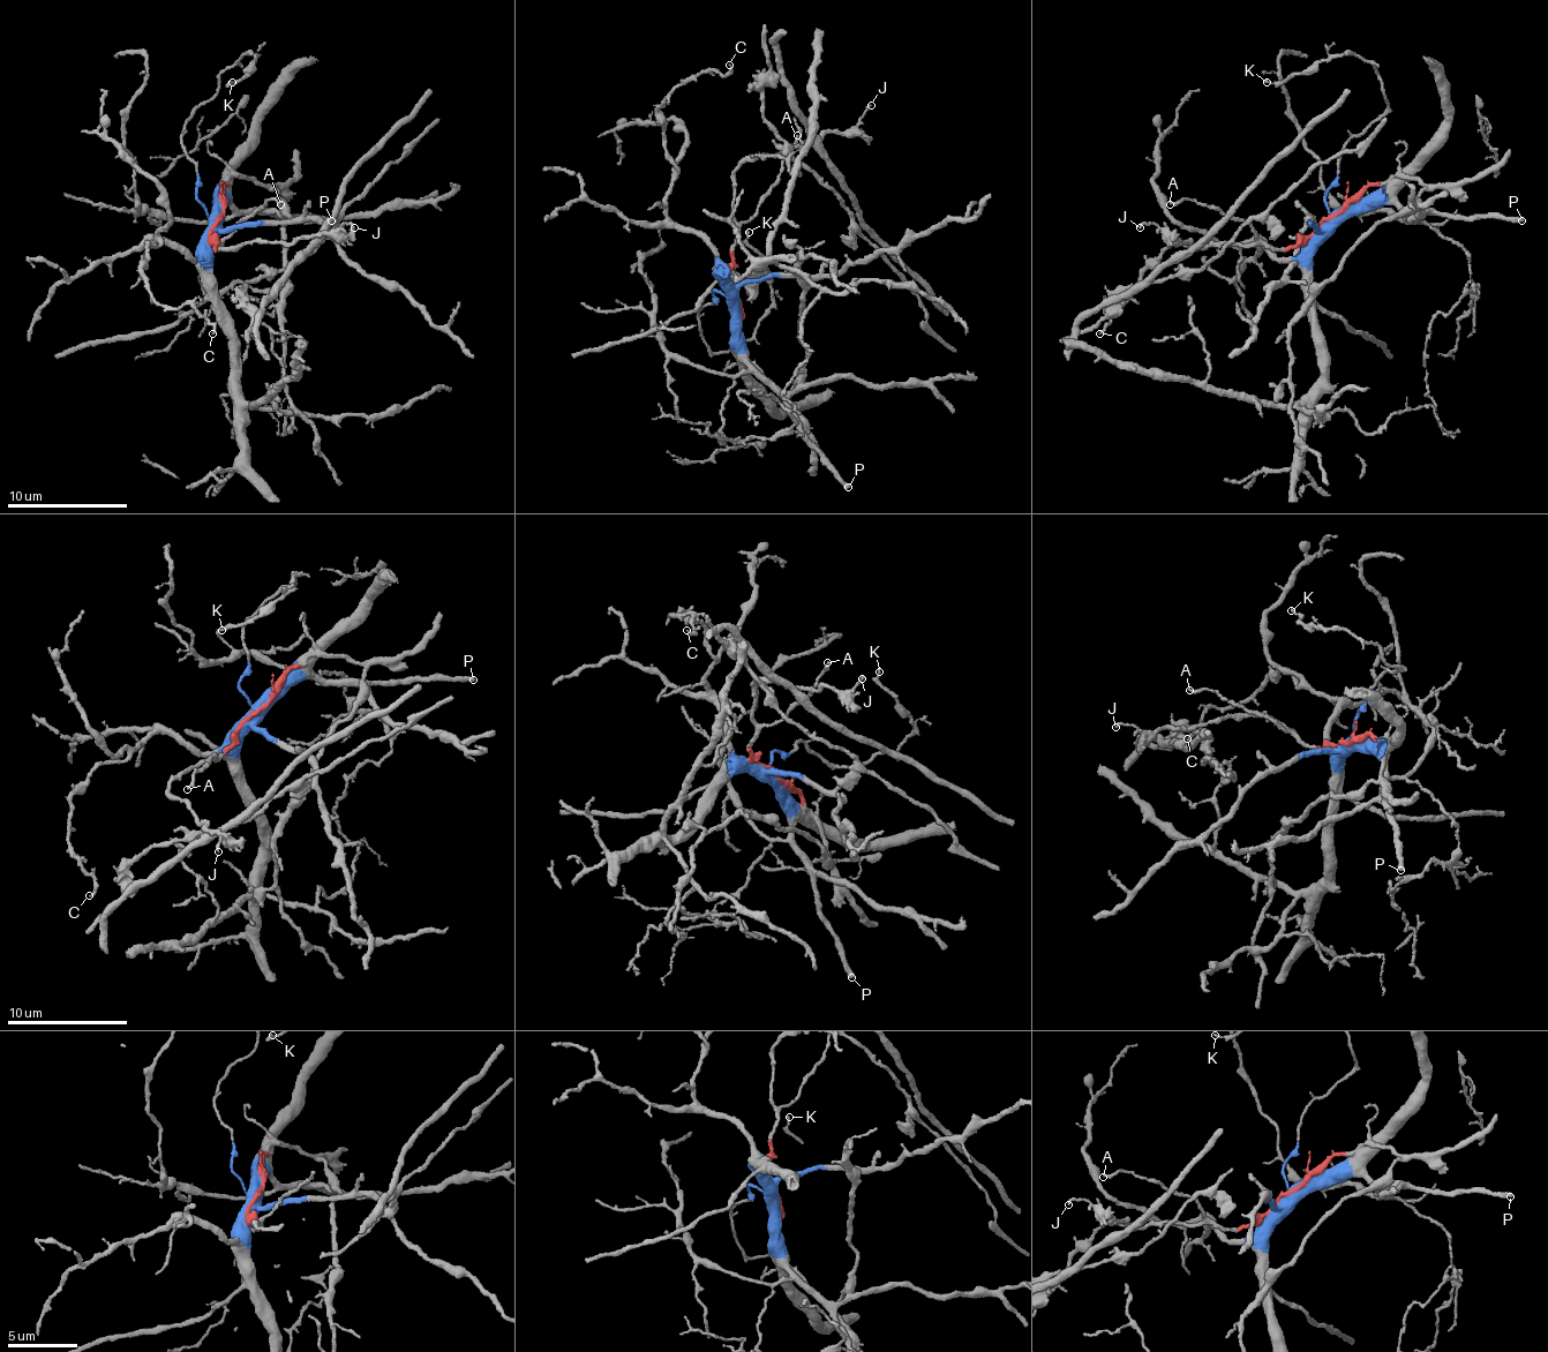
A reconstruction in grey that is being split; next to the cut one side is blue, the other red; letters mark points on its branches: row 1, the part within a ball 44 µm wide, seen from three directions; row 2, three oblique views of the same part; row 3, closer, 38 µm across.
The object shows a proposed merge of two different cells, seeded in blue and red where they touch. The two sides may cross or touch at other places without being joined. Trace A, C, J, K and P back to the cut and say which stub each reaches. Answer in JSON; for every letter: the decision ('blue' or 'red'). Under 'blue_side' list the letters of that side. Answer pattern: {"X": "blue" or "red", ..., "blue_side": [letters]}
{"A": "red", "C": "blue", "J": "red", "K": "blue", "P": "blue", "blue_side": ["C", "K", "P"]}

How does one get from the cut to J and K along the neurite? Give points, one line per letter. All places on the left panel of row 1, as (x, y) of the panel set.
J: (220, 217), (211, 228), (215, 247), (332, 234), (344, 223), (353, 228)
K: (217, 217), (196, 195), (196, 163), (181, 144), (185, 120), (220, 75), (254, 57), (232, 81)

